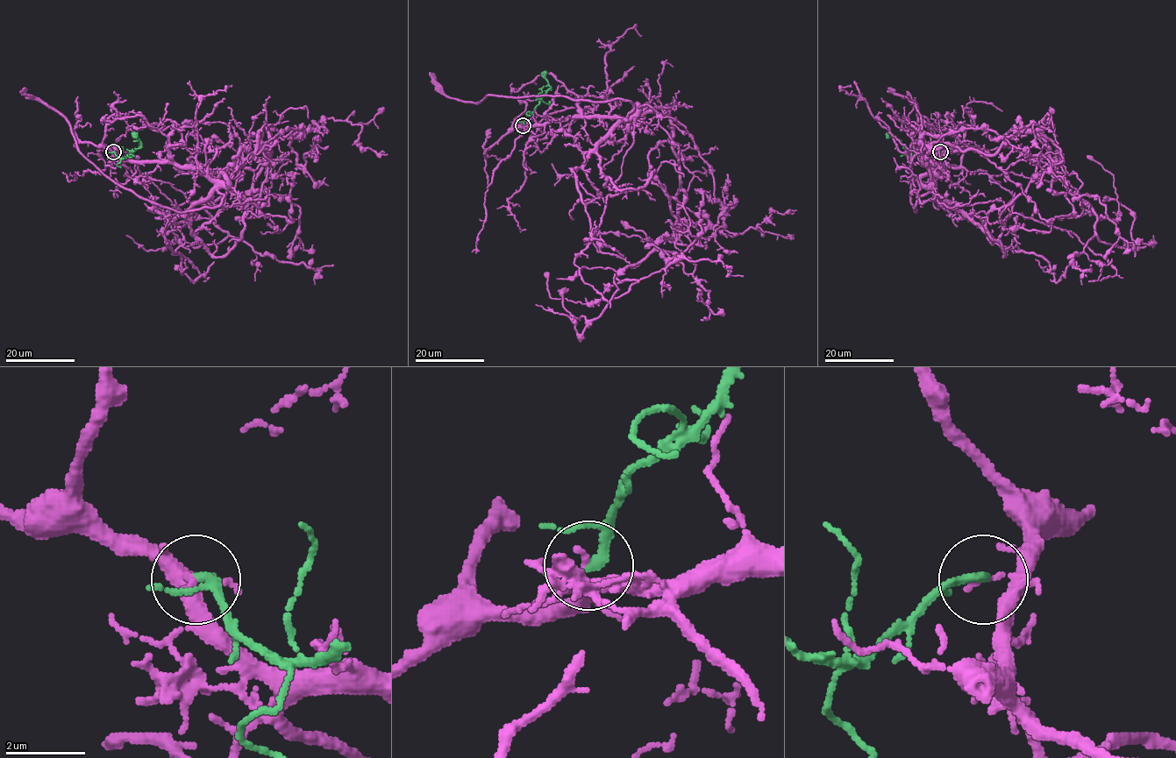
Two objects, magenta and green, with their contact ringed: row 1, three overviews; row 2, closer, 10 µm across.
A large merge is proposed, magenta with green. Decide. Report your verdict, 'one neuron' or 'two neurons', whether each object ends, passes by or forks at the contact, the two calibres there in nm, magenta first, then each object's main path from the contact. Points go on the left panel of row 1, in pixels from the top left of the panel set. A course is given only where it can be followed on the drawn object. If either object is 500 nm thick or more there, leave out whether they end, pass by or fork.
two neurons; magenta ends there; green passes by; 120 nm thick on the magenta side, 180 nm on the other; magenta runs (112, 152), (209, 180), (270, 138), (253, 188), (206, 207), (220, 242), (147, 251), (126, 236); green runs (112, 152), (124, 159), (138, 149), (141, 142), (135, 133)

